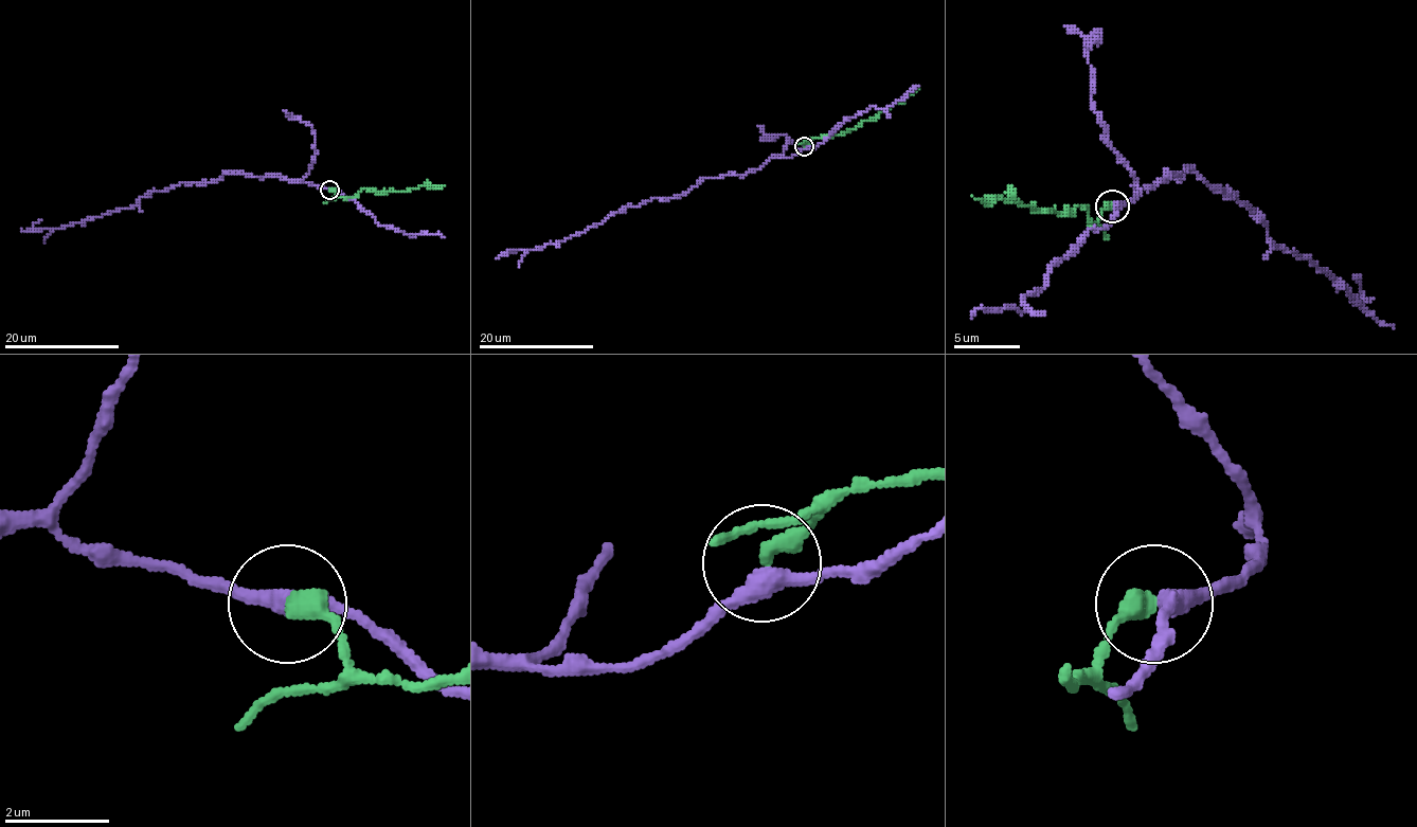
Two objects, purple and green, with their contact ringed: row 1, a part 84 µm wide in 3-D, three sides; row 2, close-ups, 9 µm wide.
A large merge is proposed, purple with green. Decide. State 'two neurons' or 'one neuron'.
two neurons

